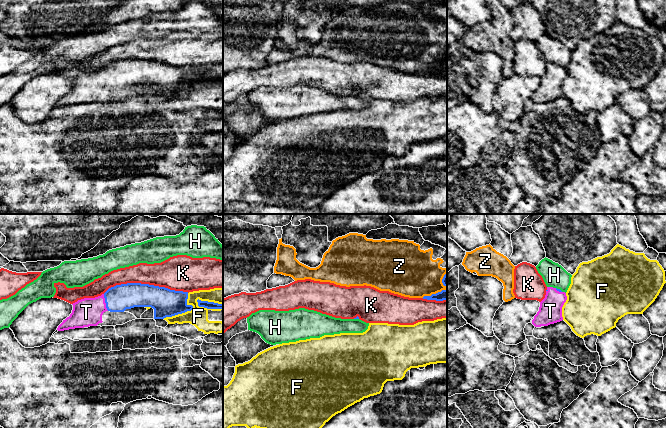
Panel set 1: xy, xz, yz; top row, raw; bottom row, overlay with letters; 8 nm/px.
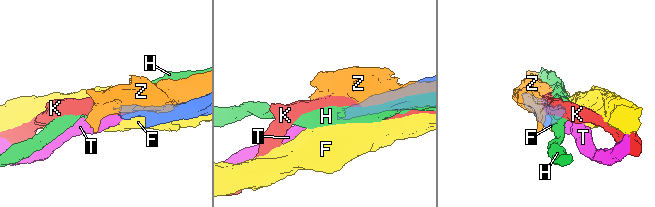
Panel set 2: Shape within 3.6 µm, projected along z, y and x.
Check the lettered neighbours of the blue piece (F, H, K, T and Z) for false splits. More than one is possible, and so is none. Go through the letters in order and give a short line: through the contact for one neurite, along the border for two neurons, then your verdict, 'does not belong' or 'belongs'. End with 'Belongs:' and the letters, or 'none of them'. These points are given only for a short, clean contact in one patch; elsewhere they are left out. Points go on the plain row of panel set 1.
F: does not belong
H: yz (556, 63), (562, 67) | does not belong
K: does not belong
T: belongs
Z: does not belong
Belongs: T

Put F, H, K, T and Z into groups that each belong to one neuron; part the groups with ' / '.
F / H / K / T / Z

